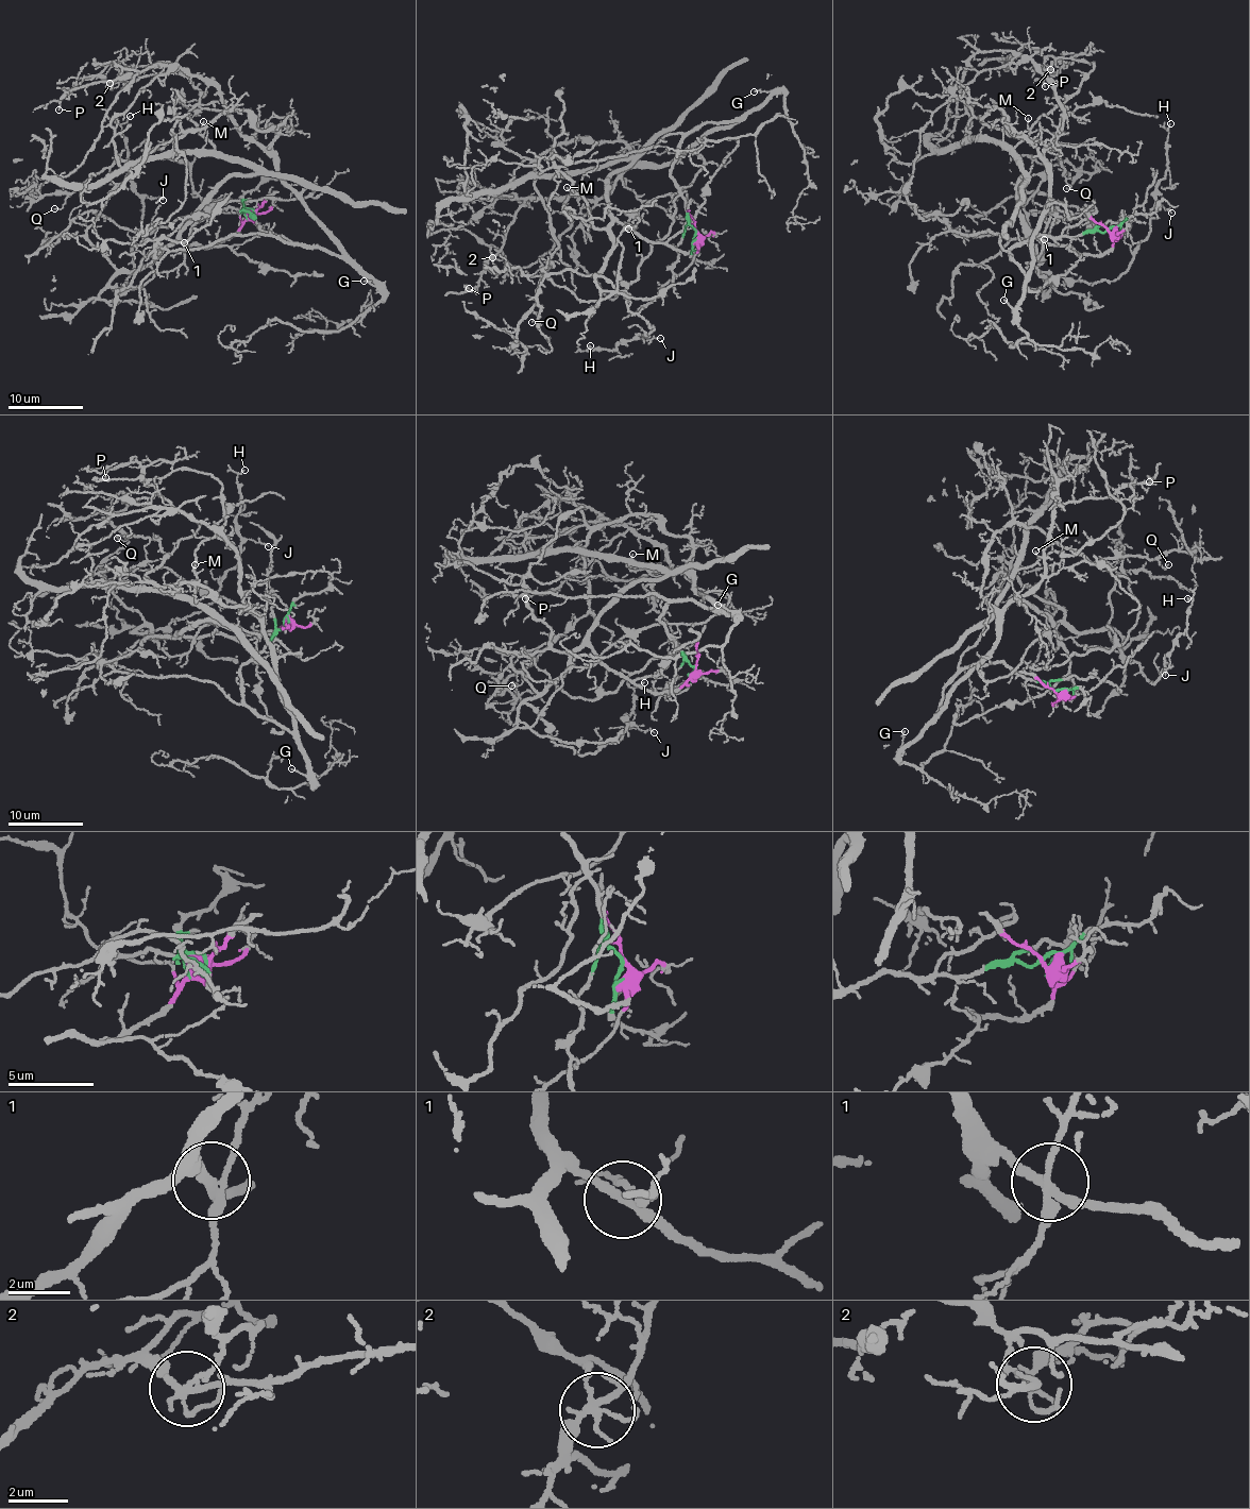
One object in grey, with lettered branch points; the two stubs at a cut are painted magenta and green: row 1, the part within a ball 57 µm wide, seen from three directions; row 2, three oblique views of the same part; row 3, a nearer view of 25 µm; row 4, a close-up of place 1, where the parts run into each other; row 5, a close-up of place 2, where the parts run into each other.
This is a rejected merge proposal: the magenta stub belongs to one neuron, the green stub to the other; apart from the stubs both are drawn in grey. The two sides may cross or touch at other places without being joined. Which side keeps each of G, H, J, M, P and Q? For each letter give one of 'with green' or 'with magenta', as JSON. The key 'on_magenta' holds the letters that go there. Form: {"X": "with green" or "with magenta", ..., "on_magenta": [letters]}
{"G": "with green", "H": "with magenta", "J": "with magenta", "M": "with magenta", "P": "with green", "Q": "with green", "on_magenta": ["H", "J", "M"]}

